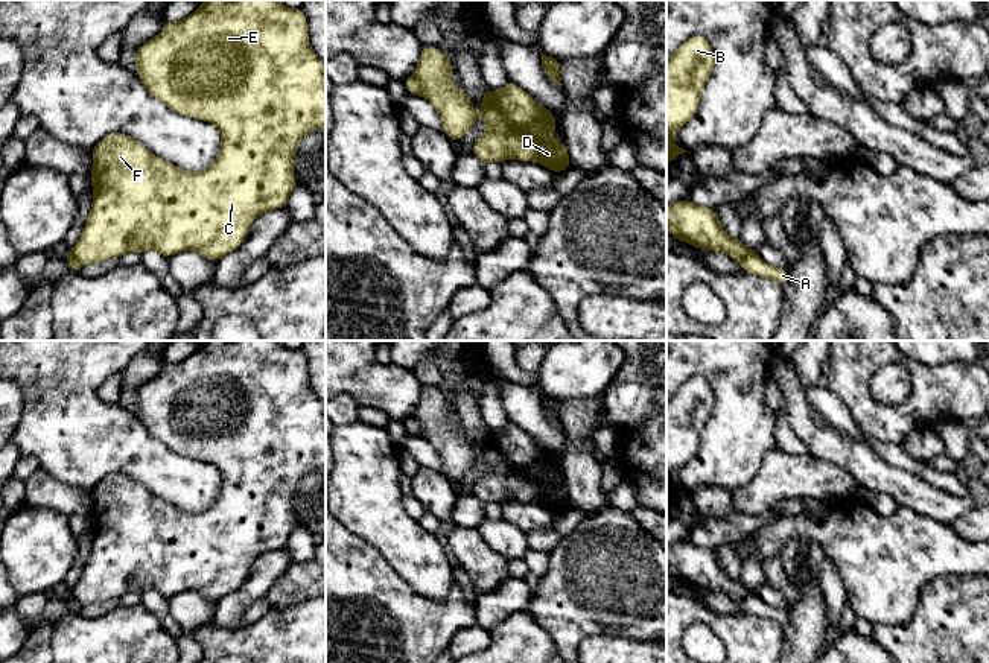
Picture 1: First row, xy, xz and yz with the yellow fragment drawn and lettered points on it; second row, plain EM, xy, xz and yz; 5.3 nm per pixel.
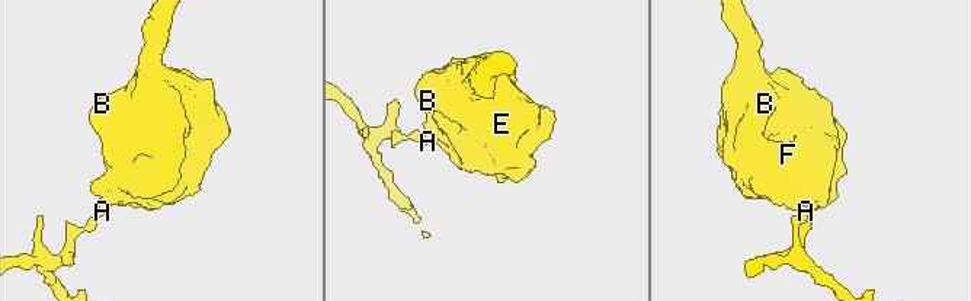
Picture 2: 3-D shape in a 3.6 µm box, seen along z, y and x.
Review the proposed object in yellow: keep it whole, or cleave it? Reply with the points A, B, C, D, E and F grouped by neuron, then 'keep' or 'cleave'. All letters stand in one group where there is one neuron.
groups A / B C D E F; cleave

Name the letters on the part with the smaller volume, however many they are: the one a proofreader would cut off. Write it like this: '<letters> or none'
A

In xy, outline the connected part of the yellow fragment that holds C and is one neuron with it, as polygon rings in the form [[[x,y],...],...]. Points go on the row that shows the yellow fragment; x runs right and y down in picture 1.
[[[204,0],[187,18],[166,20],[163,30],[142,44],[134,58],[135,75],[146,91],[173,113],[213,123],[222,137],[221,151],[205,170],[187,172],[155,157],[129,135],[105,135],[91,149],[93,205],[72,254],[81,265],[90,265],[129,251],[154,249],[169,259],[193,249],[218,262],[245,240],[257,216],[288,205],[297,186],[297,146],[309,132],[326,126],[326,67],[310,49],[304,11],[275,0]]]

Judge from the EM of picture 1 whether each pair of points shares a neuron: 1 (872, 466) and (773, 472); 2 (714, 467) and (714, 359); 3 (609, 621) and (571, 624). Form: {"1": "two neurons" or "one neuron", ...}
{"1": "two neurons", "2": "one neuron", "3": "one neuron"}

